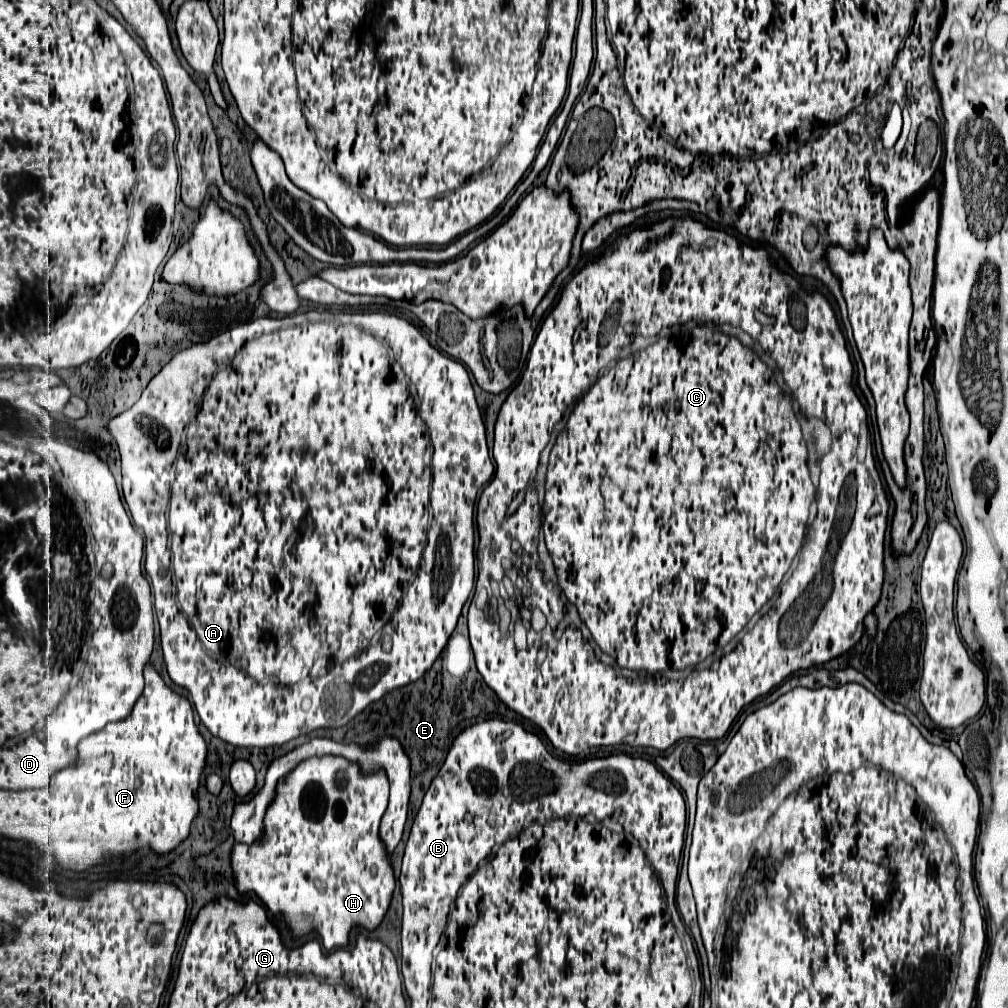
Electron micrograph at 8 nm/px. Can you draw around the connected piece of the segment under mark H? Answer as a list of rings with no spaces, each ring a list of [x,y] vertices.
[[[338,756],[308,758],[300,762],[300,766],[278,784],[276,800],[270,804],[264,818],[264,838],[252,846],[234,844],[232,870],[238,892],[254,892],[270,912],[284,916],[294,936],[316,930],[328,952],[346,946],[356,926],[374,930],[382,922],[394,892],[392,866],[379,837],[382,814],[387,805],[388,780],[384,772],[364,776],[356,764]]]

